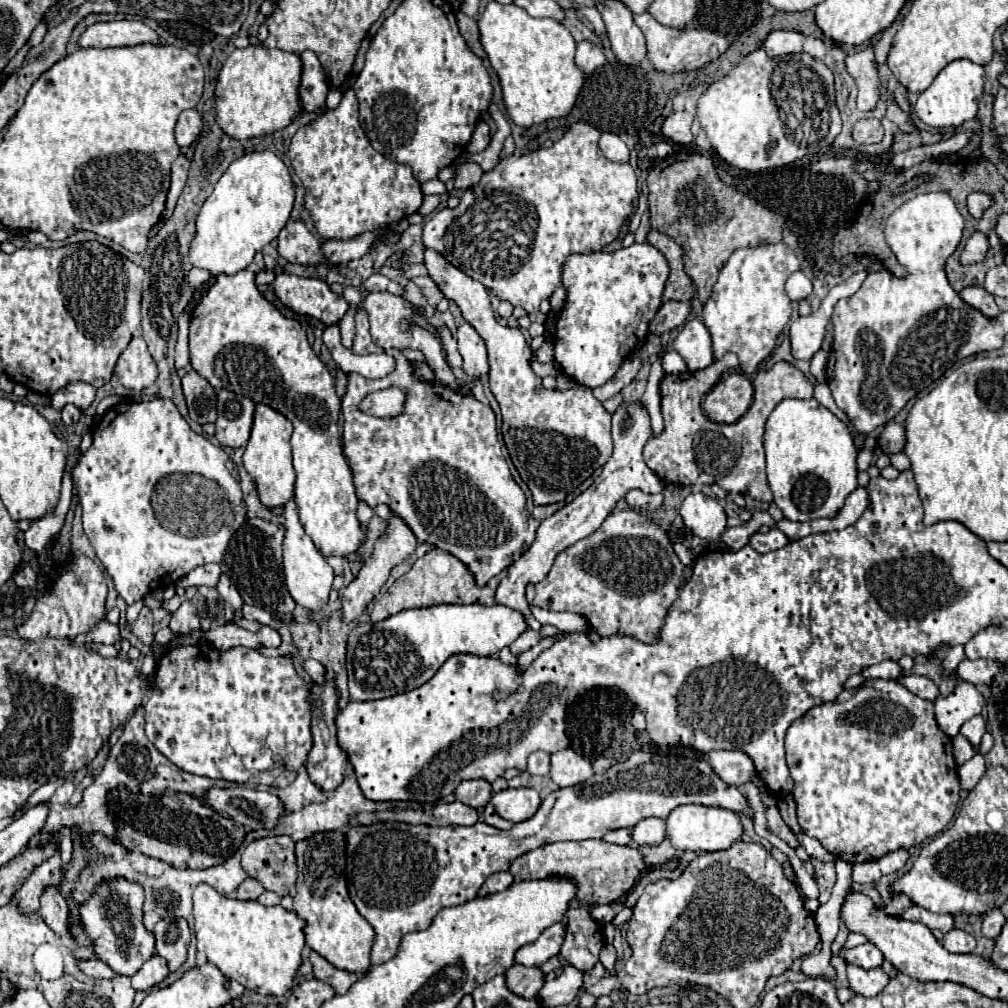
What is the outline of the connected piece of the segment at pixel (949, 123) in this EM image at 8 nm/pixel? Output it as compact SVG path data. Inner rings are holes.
M956 59L956 61L948 63L936 75L936 79L932 81L932 85L926 91L922 91L918 95L918 101L912 107L912 111L930 129L942 131L942 129L958 127L958 125L972 121L976 117L978 103L980 103L980 97L984 93L984 81L986 81L984 67L980 67L968 59Z

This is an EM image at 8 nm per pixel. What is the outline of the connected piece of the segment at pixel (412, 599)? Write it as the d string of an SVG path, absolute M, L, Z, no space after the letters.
M432 549L428 551L422 559L418 559L408 573L404 573L400 579L394 581L394 585L382 595L382 599L374 605L372 611L372 621L378 623L390 615L396 615L404 609L416 609L416 607L432 607L440 603L480 603L480 605L494 605L494 589L488 585L480 587L474 581L474 575L458 561L454 555L442 551L442 549Z

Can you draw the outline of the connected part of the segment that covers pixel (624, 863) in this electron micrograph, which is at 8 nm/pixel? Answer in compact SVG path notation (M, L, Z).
M584 839L584 841L562 841L550 843L538 849L532 849L518 857L510 865L514 883L528 879L546 879L546 877L566 877L576 885L576 897L580 905L592 907L602 903L614 903L622 899L636 883L638 875L646 869L644 855L634 845L614 845L602 839Z

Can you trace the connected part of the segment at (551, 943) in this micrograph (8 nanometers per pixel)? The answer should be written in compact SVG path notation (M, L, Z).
M562 923L550 925L548 929L542 931L538 941L534 941L530 945L522 945L522 949L518 949L514 959L526 967L540 967L544 961L548 961L550 957L560 953L560 945L564 941L564 931L566 931L566 927Z

